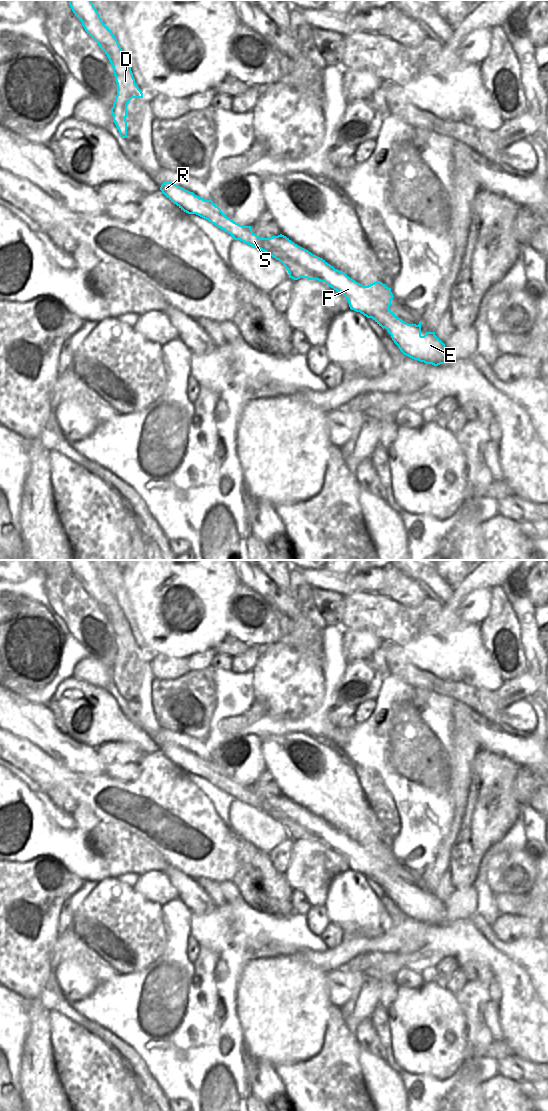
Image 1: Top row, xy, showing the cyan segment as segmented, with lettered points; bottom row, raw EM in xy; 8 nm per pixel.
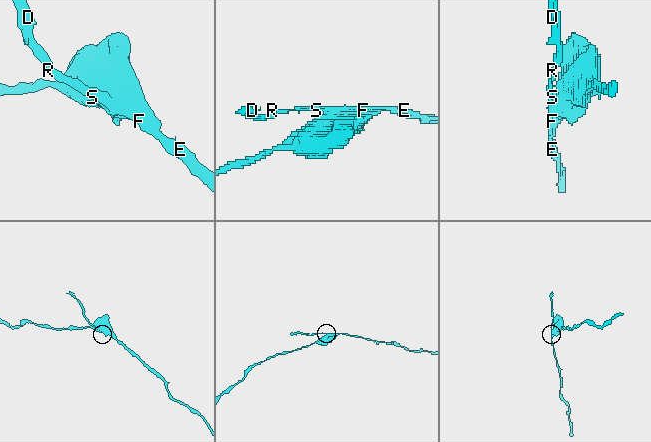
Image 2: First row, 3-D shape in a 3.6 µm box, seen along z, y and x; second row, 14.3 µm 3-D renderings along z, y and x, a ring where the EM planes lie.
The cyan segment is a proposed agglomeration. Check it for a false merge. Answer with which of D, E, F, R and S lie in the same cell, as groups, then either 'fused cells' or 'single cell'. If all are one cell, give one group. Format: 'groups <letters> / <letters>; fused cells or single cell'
groups D E R S / F; fused cells

